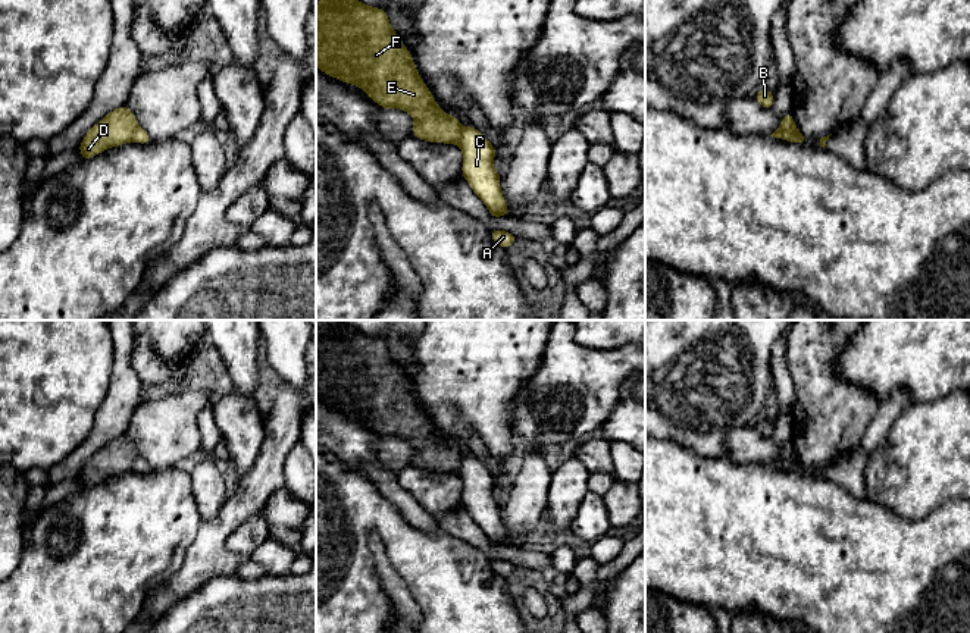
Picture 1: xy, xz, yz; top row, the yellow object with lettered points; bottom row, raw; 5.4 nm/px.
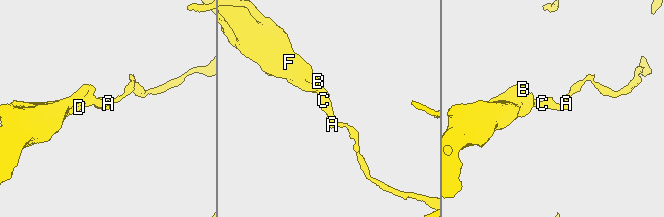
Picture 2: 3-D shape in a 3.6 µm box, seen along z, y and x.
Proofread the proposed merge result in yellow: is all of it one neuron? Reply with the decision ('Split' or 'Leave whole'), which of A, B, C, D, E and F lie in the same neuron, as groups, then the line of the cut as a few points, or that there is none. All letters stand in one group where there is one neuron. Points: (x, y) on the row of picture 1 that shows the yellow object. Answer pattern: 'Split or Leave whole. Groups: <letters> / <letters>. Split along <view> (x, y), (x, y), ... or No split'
Split. Groups: A C / B D E F. Split along xz (463, 128), (456, 143)

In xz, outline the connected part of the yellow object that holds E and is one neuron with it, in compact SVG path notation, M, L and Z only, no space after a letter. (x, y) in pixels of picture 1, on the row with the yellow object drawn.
M320 0L316 7L316 66L326 75L364 90L382 109L401 109L414 120L413 137L429 142L457 144L461 123L436 103L416 69L412 53L389 23L385 9L359 0Z

